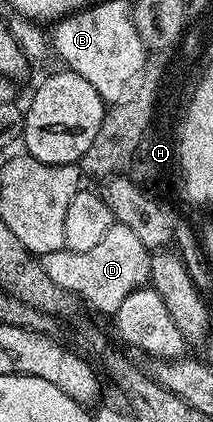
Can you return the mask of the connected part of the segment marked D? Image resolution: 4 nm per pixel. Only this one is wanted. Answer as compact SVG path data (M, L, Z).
M116 224L96 244L96 248L88 248L88 252L72 252L65 248L56 252L41 255L40 261L55 284L60 284L75 299L87 302L94 310L106 316L112 316L124 304L125 297L136 292L150 280L151 251L140 244L140 236L132 232L132 228Z

